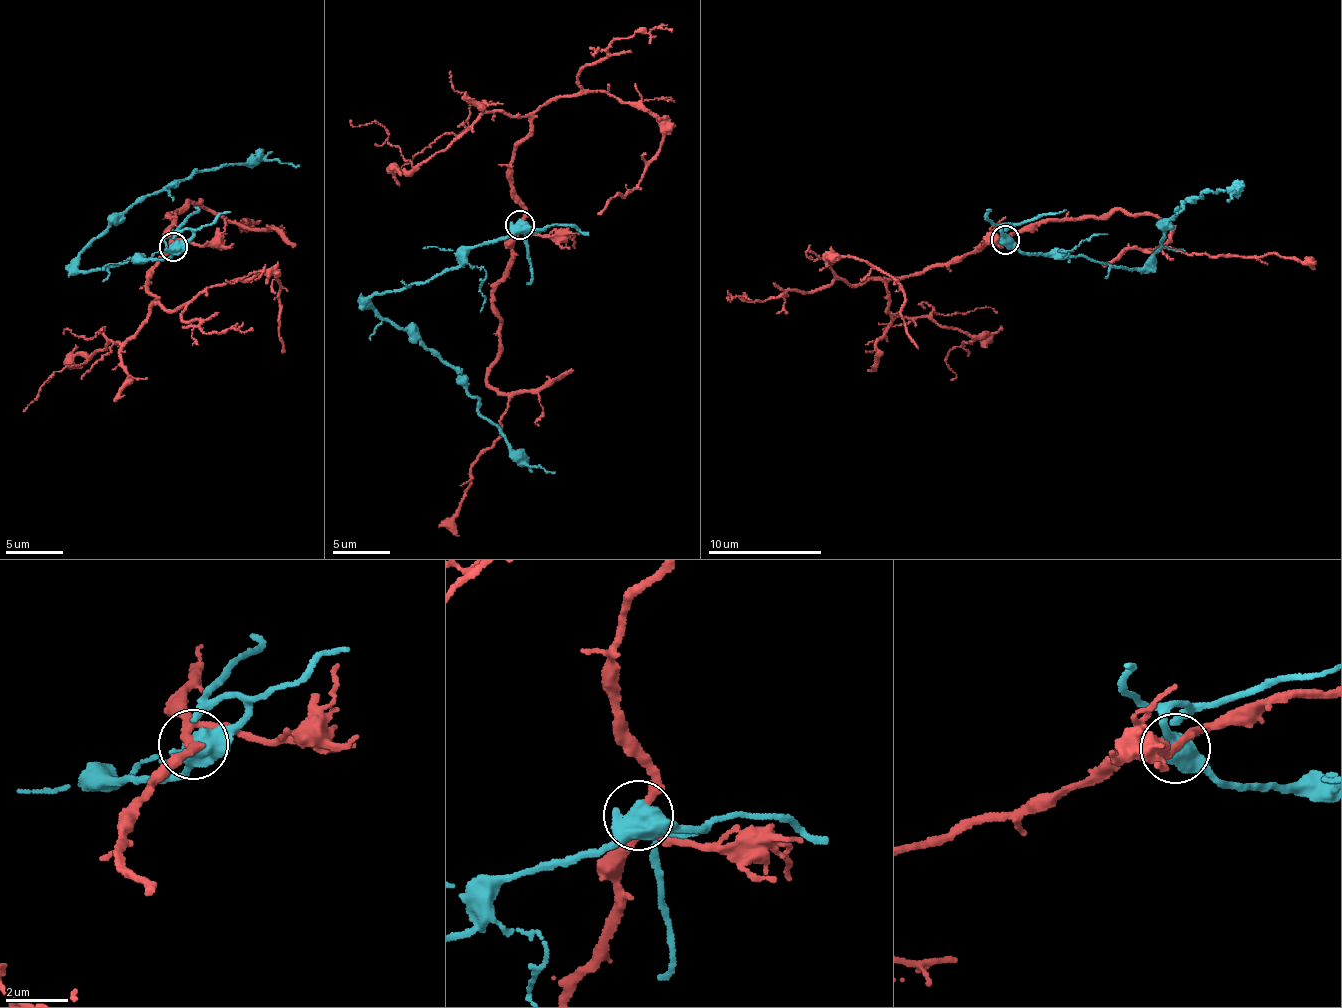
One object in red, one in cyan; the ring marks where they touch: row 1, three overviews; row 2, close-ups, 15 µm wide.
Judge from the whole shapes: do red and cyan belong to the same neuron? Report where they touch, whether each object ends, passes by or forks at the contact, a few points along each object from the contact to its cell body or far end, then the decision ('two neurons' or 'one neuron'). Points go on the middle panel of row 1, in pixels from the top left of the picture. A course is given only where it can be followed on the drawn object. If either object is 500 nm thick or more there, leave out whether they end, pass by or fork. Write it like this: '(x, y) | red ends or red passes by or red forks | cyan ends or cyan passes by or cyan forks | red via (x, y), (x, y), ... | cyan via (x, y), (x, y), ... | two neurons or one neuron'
(519, 224) | red via (519, 224), (510, 164), (530, 117), (559, 97), (604, 91), (637, 103), (663, 134), (630, 190), (597, 213) | cyan via (519, 224), (424, 281), (369, 299), (457, 373), (479, 412), (528, 464), (554, 472) | two neurons

